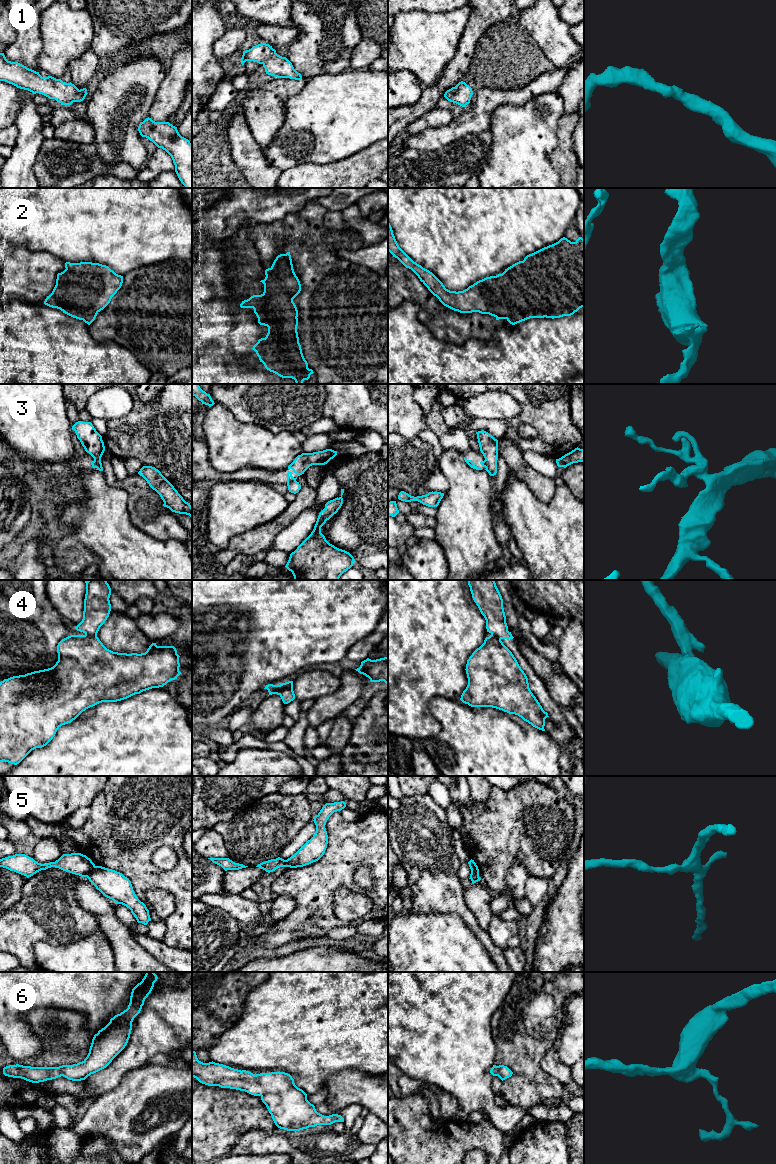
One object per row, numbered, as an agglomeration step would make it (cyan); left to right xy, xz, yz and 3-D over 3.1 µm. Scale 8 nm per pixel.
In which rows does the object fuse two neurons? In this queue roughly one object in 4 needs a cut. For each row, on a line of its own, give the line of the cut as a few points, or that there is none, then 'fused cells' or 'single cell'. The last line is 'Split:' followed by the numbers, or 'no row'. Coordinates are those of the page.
1: no cut | single cell
2: no cut | single cell
3: xz (295, 479), (287, 484) | fused cells
4: xz (292, 685), (286, 685), (278, 694) | fused cells
5: xy (95, 866), (85, 876) | fused cells
6: no cut | single cell
Split: 3, 4, 5

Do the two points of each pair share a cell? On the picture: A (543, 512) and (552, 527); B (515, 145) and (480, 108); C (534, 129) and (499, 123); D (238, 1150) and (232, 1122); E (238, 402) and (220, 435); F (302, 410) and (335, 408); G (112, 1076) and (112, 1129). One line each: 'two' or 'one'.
A: one
B: two
C: one
D: two
E: two
F: two
G: two

